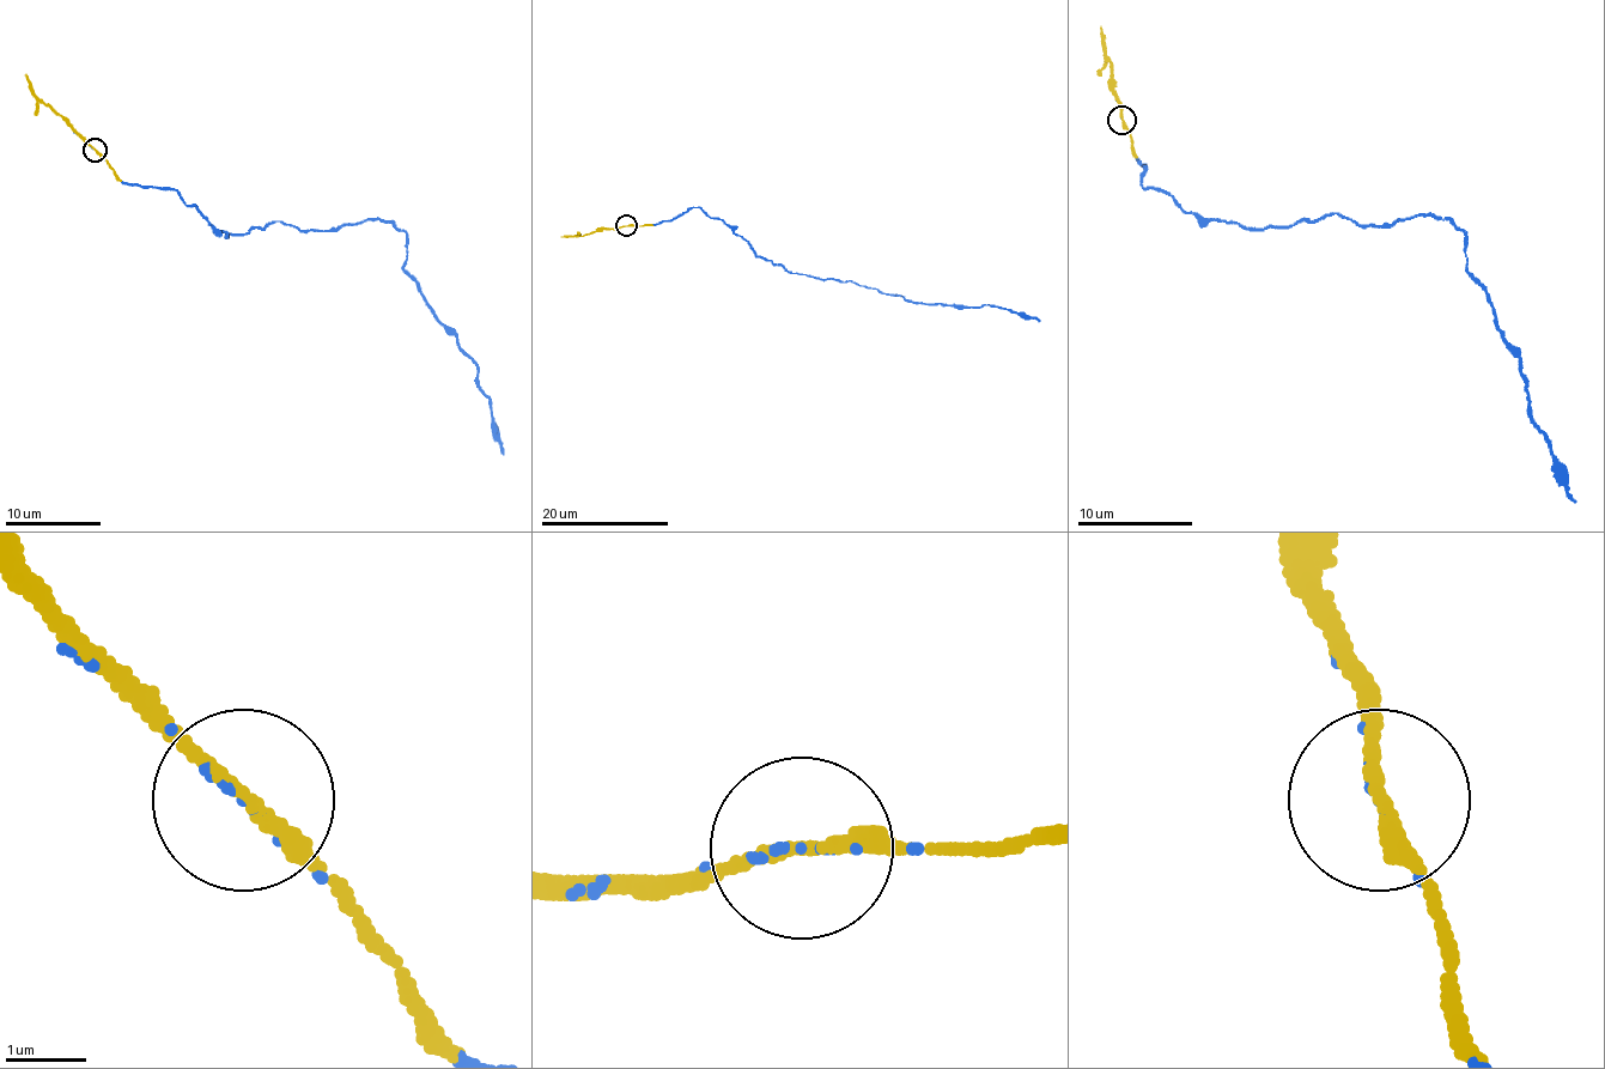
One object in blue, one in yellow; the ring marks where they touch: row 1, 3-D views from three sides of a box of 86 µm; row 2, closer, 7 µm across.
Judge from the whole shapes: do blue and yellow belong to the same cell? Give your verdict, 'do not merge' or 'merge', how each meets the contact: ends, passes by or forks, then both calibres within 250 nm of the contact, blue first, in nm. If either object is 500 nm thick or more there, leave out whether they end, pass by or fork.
merge; blue ends; yellow passes by; calibres 70 and 170 nm

